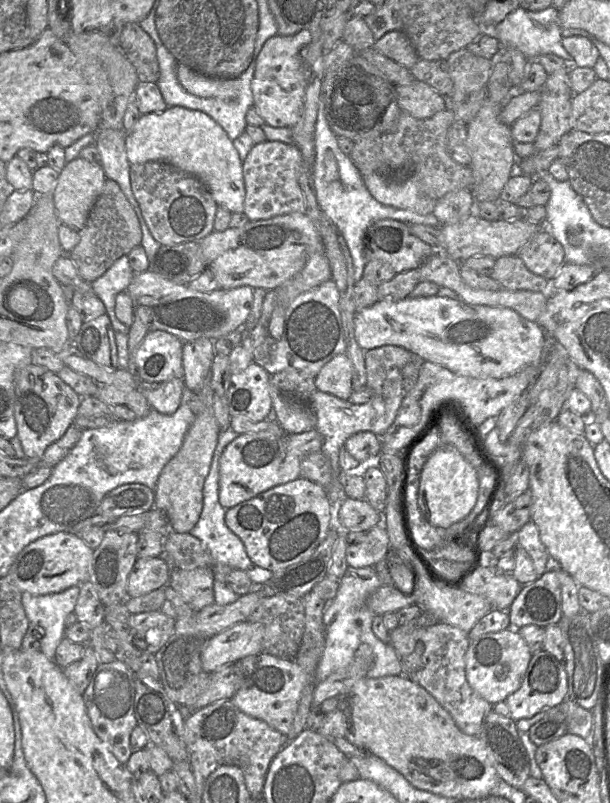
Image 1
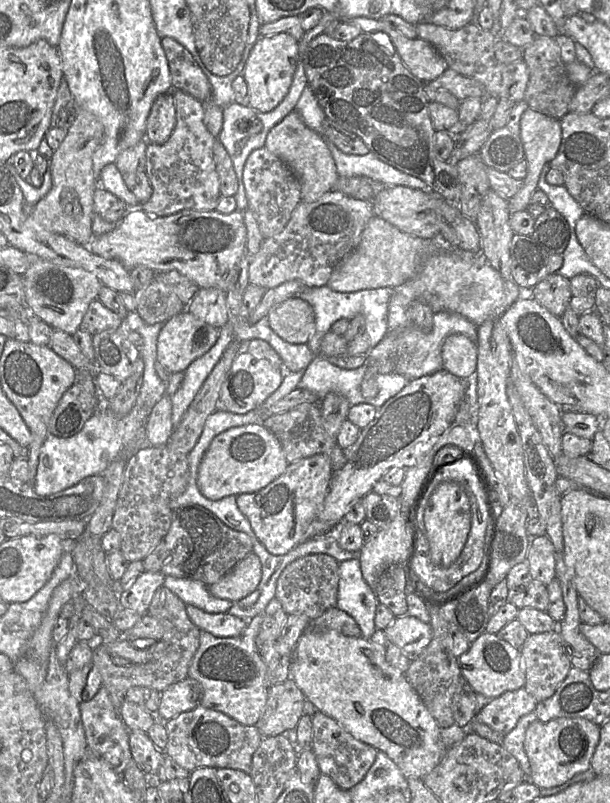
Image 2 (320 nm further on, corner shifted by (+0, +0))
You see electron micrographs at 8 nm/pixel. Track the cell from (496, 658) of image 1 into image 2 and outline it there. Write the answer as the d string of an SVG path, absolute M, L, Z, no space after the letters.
M483 633L470 644L468 651L458 657L463 676L474 692L493 699L507 691L524 687L526 682L525 667L520 649L513 647L496 634Z

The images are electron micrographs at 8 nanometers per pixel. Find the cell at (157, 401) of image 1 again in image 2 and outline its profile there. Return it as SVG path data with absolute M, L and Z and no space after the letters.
M165 394L152 408L145 424L145 439L150 446L167 445L174 431L172 404Z

